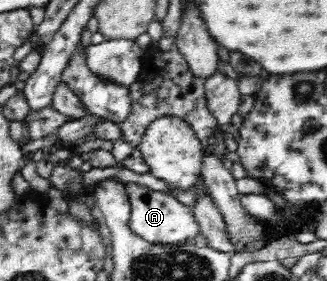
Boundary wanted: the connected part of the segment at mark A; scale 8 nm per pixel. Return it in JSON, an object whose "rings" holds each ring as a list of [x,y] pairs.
{"rings":[[[129,183],[126,192],[130,200],[129,228],[133,234],[143,237],[151,244],[183,245],[190,242],[199,233],[197,219],[192,209],[173,195],[146,186]]]}

